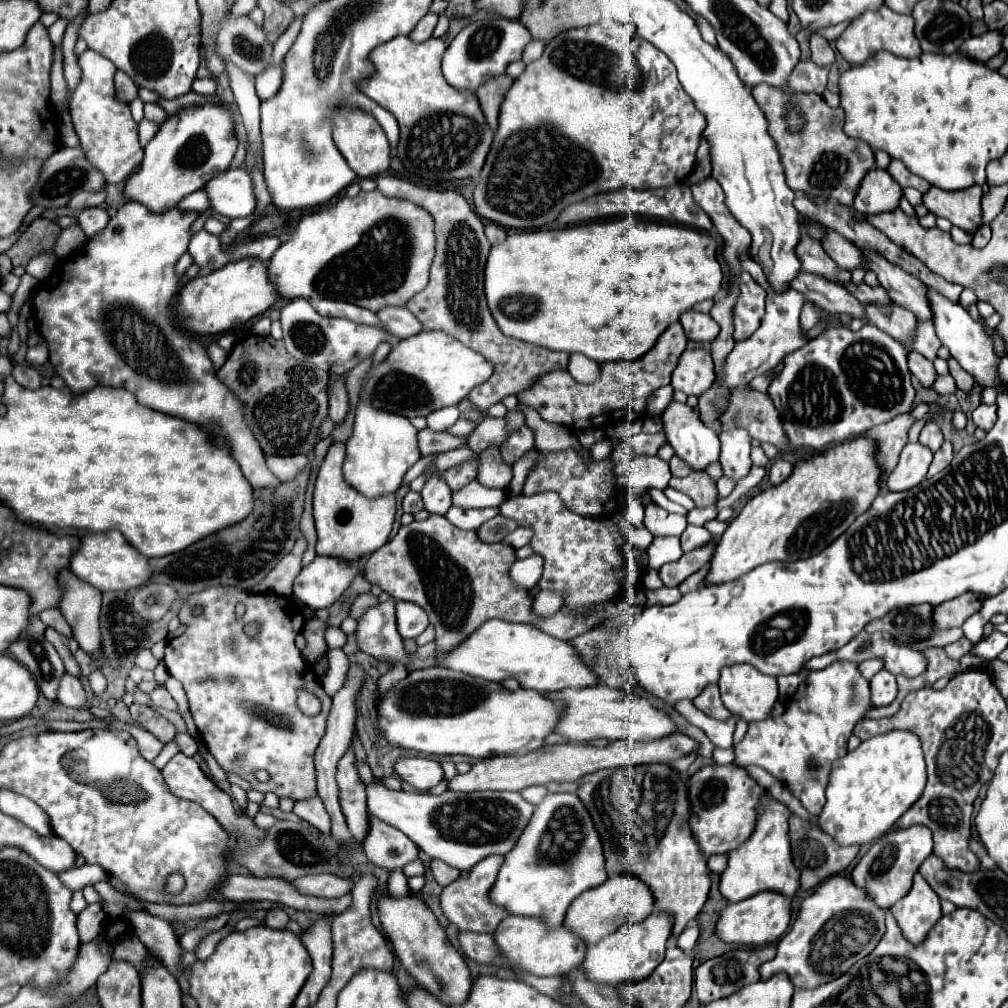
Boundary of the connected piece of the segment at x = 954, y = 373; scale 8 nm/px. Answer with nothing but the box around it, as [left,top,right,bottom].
[947,357,973,391]

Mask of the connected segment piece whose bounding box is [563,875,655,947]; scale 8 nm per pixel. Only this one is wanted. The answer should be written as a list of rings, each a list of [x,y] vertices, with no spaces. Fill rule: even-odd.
[[[613,875],[603,885],[581,893],[571,903],[571,907],[567,909],[567,917],[563,921],[563,927],[567,927],[587,947],[591,947],[593,943],[597,943],[605,935],[611,935],[613,931],[617,931],[617,927],[621,927],[623,923],[627,923],[627,921],[641,923],[643,919],[647,919],[655,909],[653,897],[647,891],[649,889],[639,879],[635,879],[631,875]]]

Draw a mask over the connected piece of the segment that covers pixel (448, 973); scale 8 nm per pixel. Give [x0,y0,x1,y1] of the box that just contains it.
[379,895,473,1007]

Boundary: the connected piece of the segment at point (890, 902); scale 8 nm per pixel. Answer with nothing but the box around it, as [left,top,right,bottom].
[849,825,933,909]

